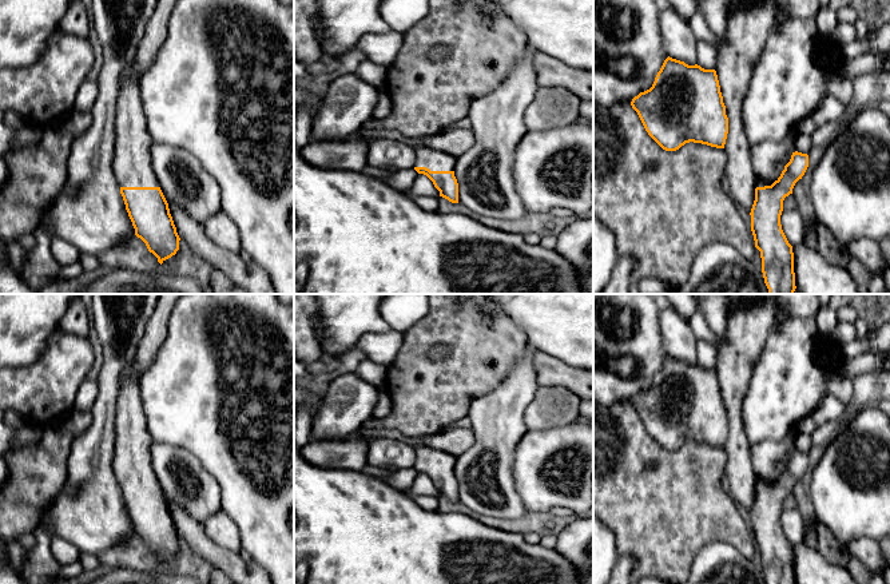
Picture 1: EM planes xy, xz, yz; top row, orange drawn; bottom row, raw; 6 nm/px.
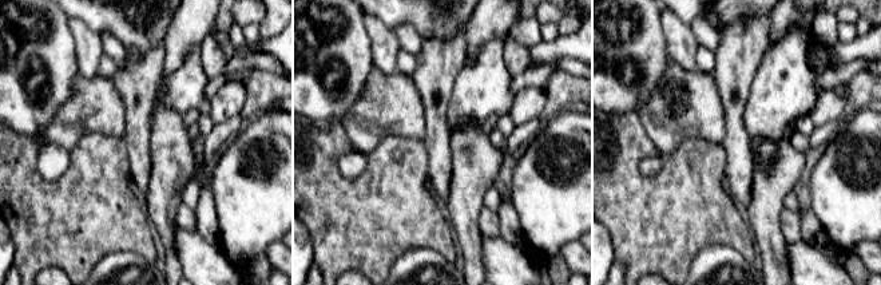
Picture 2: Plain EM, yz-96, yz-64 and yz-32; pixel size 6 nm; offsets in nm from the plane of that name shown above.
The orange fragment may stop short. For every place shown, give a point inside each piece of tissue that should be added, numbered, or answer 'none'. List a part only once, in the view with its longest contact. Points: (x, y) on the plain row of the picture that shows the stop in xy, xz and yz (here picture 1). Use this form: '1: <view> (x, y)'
1: xz (436, 460)

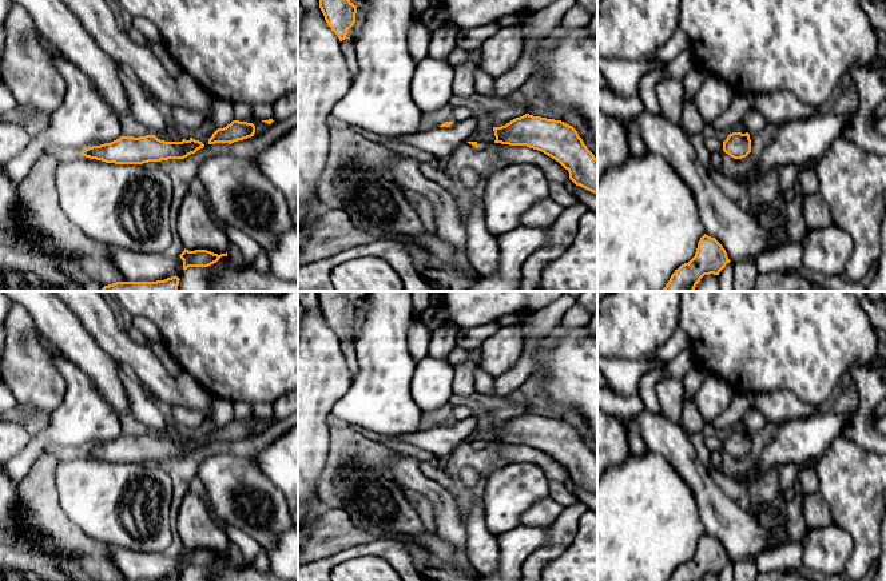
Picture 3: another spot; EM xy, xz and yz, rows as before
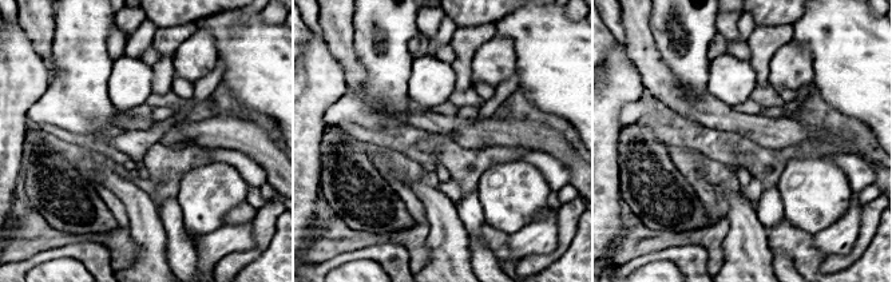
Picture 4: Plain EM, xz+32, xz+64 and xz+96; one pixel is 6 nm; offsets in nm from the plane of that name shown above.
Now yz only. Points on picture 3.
none

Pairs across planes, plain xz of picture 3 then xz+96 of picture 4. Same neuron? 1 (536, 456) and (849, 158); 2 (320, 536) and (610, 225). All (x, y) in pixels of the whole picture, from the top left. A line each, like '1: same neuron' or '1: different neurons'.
1: same neuron
2: different neurons

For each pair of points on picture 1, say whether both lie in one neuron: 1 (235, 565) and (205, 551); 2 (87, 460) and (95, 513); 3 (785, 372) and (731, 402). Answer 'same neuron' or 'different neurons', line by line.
1: same neuron
2: same neuron
3: different neurons

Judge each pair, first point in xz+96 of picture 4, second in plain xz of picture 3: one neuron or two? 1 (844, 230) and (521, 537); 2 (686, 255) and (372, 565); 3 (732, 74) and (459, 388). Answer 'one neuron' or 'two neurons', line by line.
1: one neuron
2: two neurons
3: two neurons

